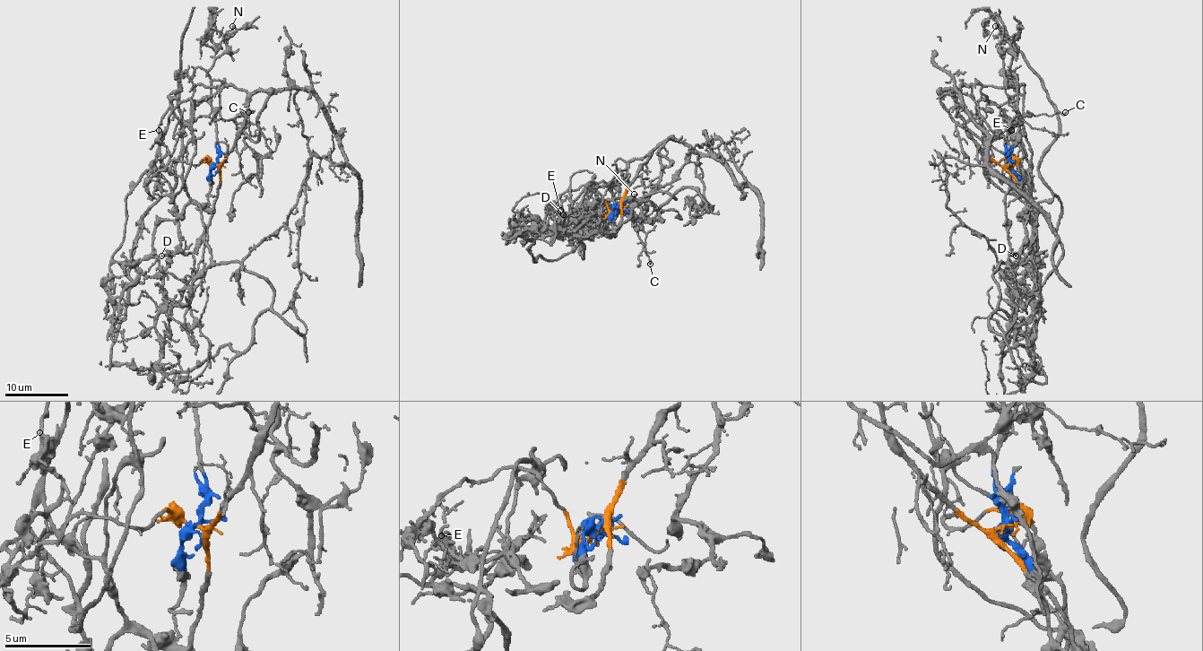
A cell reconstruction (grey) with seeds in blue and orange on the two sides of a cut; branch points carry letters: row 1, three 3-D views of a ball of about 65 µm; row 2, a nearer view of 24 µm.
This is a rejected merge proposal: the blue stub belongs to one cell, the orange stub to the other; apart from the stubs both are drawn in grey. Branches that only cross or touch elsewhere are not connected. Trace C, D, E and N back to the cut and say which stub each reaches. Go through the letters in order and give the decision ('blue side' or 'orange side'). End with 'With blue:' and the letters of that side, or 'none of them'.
C: blue side
D: orange side
E: blue side
N: blue side
With blue: C, E, N

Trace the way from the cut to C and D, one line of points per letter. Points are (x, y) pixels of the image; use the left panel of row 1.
C: (216, 164), (212, 79), (199, 66), (168, 95), (168, 108), (191, 123), (247, 112)
D: (216, 164), (220, 187), (210, 226), (191, 252), (161, 256)

